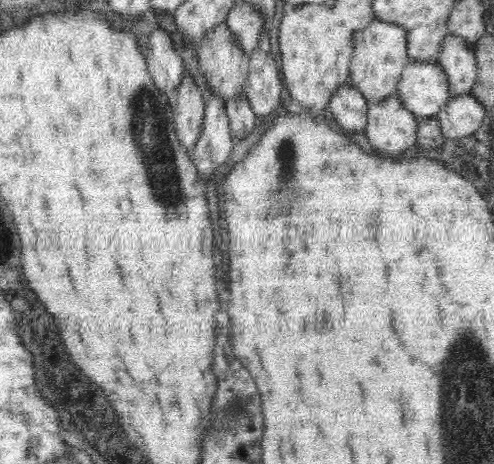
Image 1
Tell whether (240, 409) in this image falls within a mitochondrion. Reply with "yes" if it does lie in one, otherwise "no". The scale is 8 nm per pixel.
yes

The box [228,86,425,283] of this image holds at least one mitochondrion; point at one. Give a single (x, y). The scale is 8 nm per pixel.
(286, 158)

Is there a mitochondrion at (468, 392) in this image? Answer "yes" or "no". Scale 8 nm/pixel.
yes

